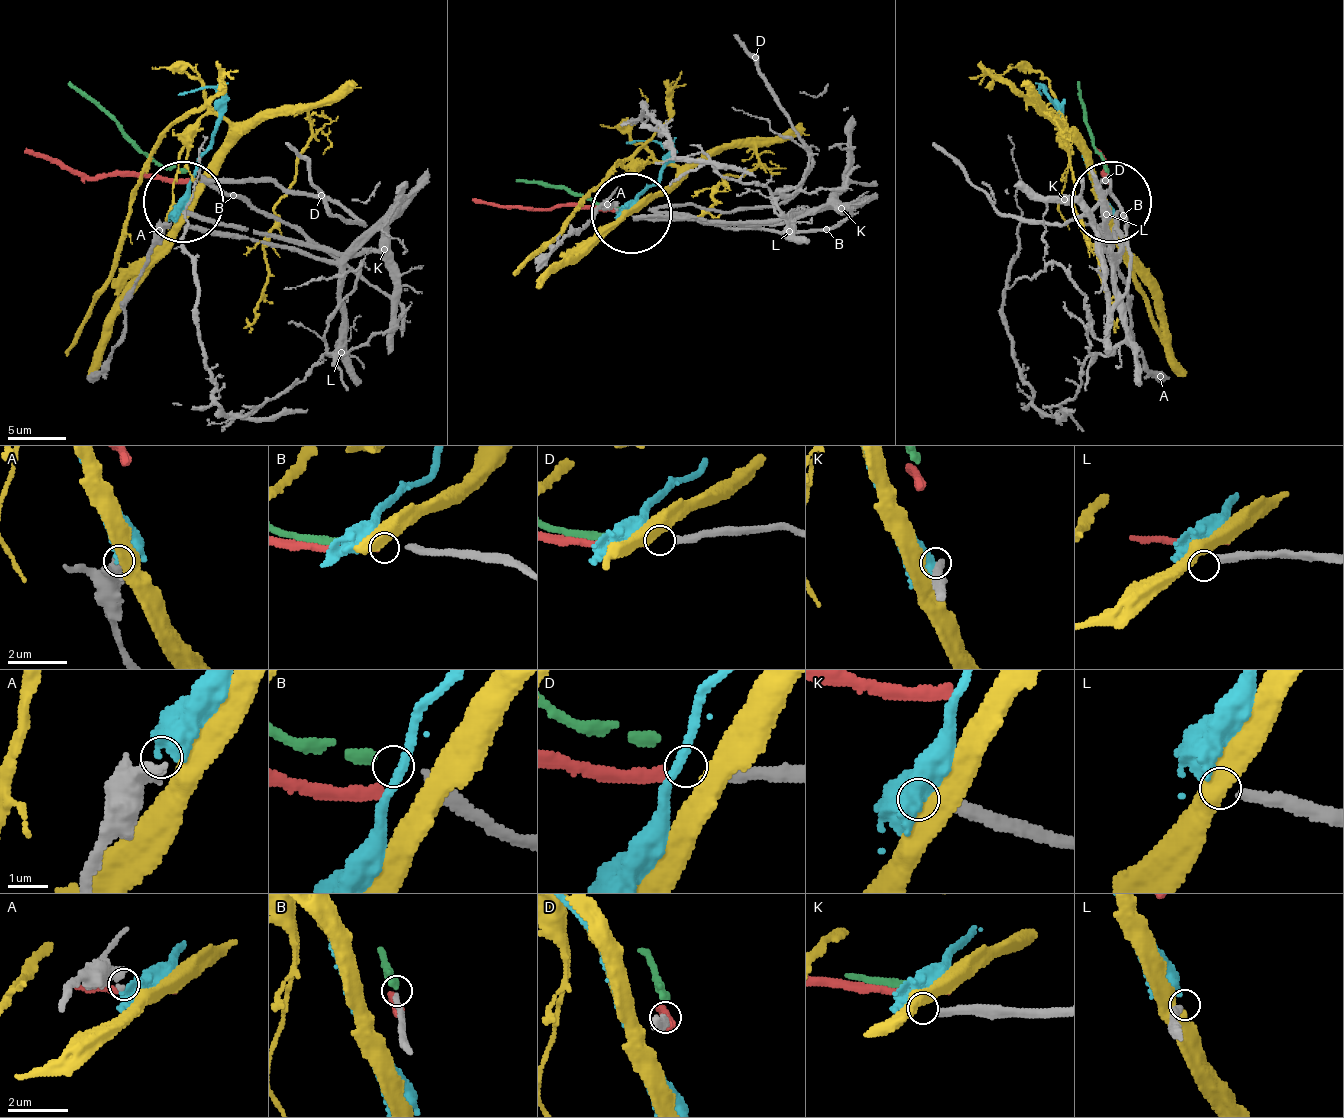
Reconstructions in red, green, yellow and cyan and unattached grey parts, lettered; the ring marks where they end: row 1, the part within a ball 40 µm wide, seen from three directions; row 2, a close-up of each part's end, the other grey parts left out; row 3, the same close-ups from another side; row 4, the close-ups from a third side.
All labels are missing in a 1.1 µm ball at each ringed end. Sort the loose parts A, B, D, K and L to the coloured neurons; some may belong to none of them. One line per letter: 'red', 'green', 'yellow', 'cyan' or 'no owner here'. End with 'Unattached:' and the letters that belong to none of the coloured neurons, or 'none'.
A: cyan
B: green
D: red
K: no owner here
L: no owner here
Unattached: K, L

